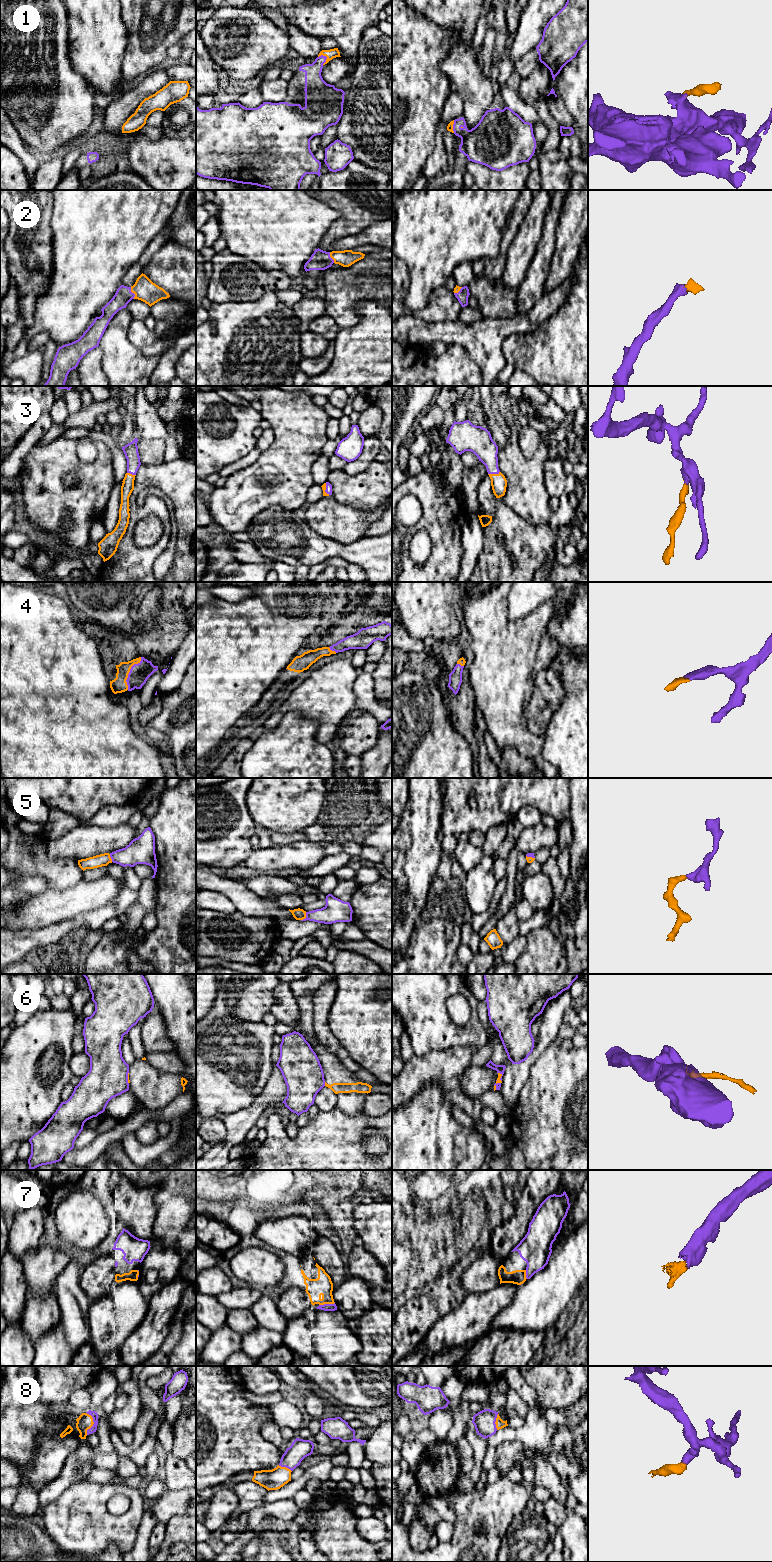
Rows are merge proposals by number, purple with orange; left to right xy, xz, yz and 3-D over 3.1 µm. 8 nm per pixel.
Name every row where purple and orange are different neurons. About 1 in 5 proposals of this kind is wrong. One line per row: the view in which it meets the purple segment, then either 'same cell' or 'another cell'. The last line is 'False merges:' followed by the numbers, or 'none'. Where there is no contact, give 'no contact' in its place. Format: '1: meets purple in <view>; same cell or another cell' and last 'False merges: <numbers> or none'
1: meets purple in xz; same cell
2: meets purple in xy; same cell
3: meets purple in yz; same cell
4: meets purple in xy; same cell
5: meets purple in xz; same cell
6: meets purple in yz; another cell
7: meets purple in xz; same cell
8: meets purple in xy; same cell
False merges: 6

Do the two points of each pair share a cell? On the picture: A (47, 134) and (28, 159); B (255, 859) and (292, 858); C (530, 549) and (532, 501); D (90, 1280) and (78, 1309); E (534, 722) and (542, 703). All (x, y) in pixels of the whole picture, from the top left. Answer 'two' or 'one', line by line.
A: two
B: one
C: two
D: two
E: one

